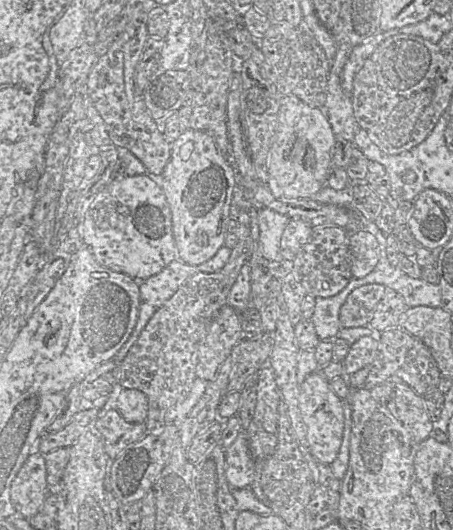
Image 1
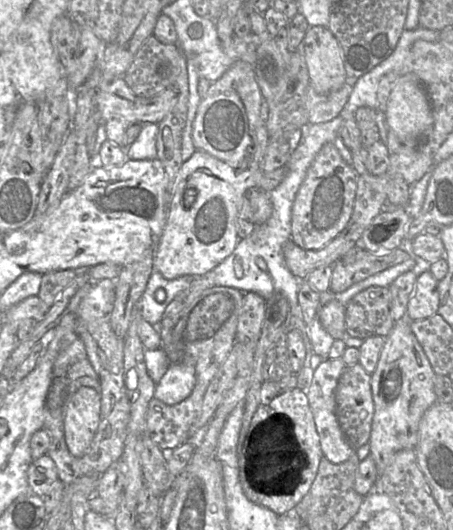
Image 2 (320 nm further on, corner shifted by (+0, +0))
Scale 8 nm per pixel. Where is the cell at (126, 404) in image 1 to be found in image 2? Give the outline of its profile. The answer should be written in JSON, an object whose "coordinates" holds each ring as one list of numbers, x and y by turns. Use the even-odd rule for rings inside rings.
{"coordinates":[[170,364,164,376,156,384,153,397,167,405,175,405,191,394,195,383,194,365]]}

